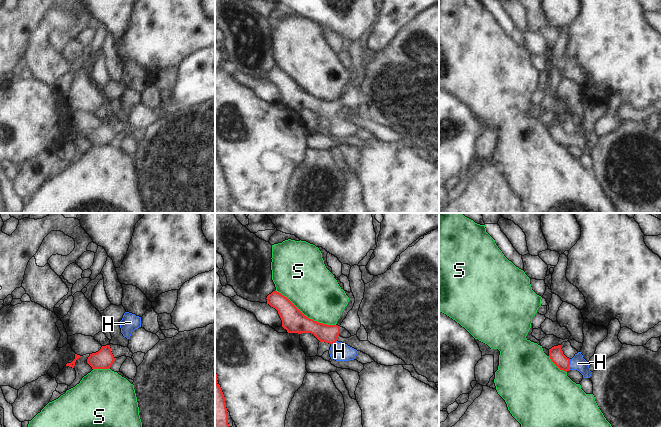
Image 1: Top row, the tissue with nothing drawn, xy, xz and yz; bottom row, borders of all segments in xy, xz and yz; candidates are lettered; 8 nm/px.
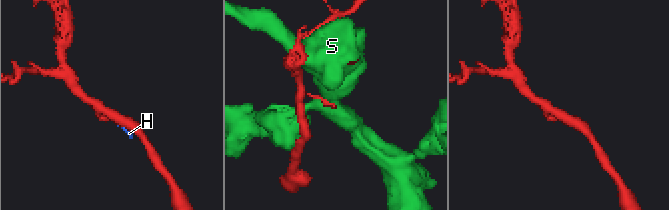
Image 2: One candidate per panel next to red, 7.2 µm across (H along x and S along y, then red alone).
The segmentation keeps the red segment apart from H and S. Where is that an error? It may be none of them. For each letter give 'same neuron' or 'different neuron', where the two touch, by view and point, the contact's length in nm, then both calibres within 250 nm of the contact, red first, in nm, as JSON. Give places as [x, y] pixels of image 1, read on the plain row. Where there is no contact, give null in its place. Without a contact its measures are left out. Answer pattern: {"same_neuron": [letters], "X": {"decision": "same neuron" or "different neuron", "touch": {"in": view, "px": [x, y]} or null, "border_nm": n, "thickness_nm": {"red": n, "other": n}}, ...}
{"same_neuron": ["H"], "H": {"decision": "same neuron", "touch": {"in": "yz", "px": [569, 140]}, "border_nm": 90, "thickness_nm": {"red": 120, "other": 120}}, "S": {"decision": "different neuron", "touch": {"in": "xz", "px": [304, 91]}, "border_nm": 550, "thickness_nm": {"red": 190, "other": 400}}}

